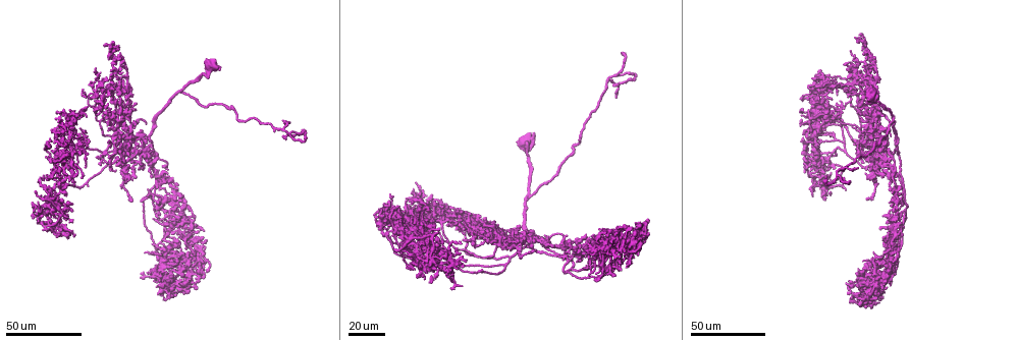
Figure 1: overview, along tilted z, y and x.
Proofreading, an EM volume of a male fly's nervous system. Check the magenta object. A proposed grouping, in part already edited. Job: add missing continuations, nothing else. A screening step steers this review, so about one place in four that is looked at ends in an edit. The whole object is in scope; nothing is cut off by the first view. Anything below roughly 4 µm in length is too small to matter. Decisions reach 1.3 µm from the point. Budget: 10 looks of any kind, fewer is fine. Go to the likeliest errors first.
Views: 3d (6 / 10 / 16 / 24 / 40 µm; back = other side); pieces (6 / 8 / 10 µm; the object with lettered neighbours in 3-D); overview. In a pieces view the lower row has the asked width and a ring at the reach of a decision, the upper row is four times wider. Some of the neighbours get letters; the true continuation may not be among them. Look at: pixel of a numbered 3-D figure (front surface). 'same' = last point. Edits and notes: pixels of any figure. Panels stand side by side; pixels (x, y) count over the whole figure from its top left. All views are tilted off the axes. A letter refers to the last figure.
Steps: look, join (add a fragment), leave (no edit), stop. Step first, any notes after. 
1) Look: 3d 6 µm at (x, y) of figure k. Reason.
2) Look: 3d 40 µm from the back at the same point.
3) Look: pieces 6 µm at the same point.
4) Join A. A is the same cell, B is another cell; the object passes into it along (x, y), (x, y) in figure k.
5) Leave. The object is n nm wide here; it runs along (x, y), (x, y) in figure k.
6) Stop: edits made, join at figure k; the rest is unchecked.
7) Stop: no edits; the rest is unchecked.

Look: 3d 24 µm at (69, 118) of figure 1. Long arm stops here.

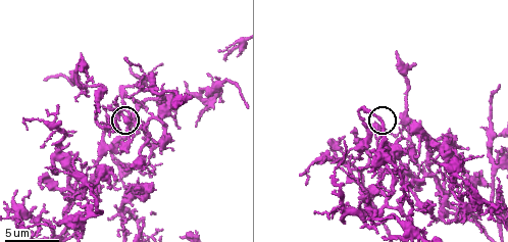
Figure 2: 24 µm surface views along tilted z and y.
Look: 3d 10 µm at (377, 123) of figure 2.

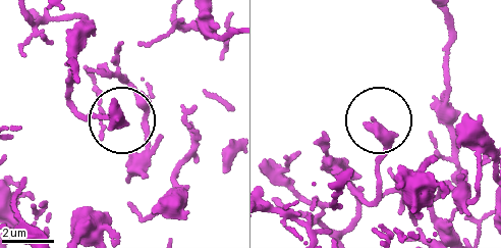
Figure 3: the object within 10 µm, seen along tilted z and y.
Look: pieces 10 µm at (374, 121) of figure 3. See the neighbours.

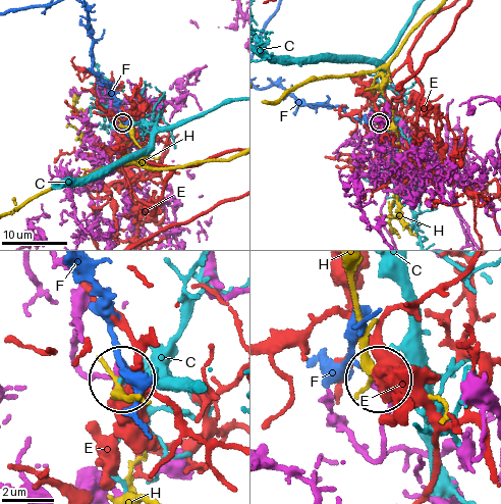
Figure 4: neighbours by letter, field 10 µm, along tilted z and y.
Leave. C, E, F and H are other cells; none of them fits.

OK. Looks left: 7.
Look: 3d 24 µm at (615, 96) of figure 1. Branch stops here.

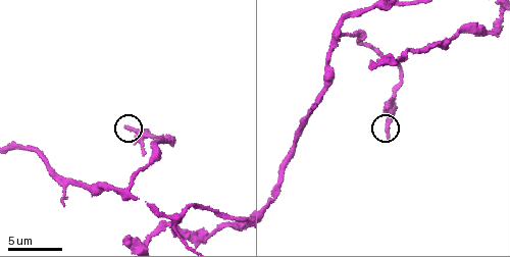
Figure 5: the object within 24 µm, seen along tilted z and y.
Look: pieces 8 µm at (389, 137) of figure 5.

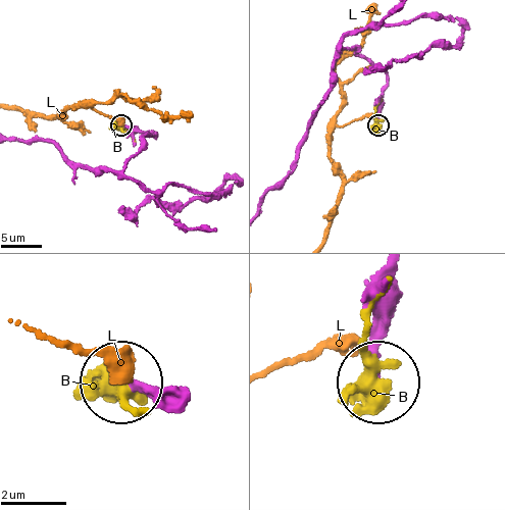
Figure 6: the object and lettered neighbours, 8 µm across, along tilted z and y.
Leave. The object is 230 nm wide here; B and L are other cells; it runs along (398, 270), (380, 383) in figure 6; no lettered fragment goes on from it.

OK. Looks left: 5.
Look: 3d 40 µm at (557, 257) of figure 1. Tapers out.

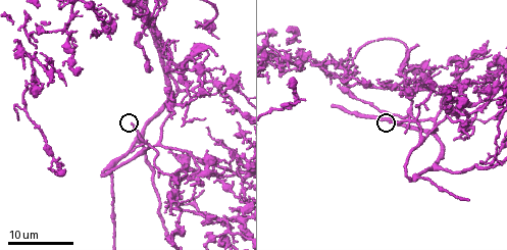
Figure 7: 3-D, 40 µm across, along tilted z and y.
Look: pieces 6 µm at (389, 122) of figure 7.

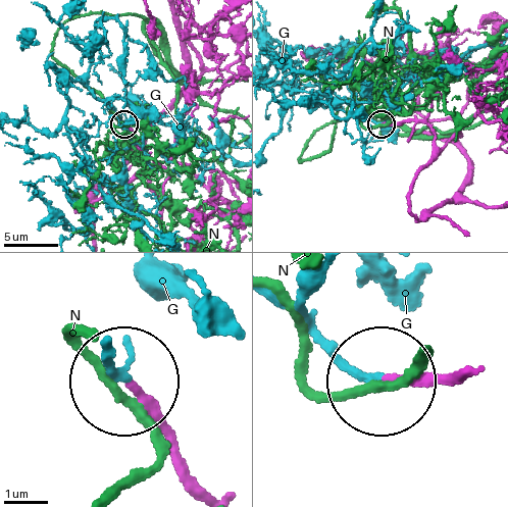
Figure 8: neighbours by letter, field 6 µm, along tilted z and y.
Join G. The object is 180 nm wide here; G is the same cell, N is another cell; the object passes into it along (464, 372), (375, 377), (276, 295) in figure 8; the neuron continues.

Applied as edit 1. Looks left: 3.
Look: 3d 40 µm at (436, 265) of figure 1. Thin end.

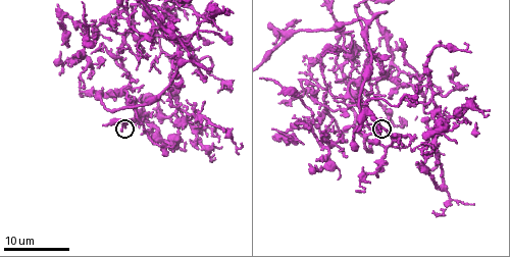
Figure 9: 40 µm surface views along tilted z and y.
Look: pieces 8 µm at (120, 129) of figure 9. See the neighbours.

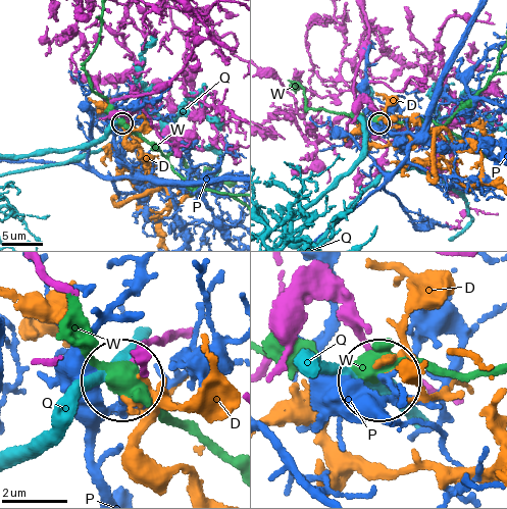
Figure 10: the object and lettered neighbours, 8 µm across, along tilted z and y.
Leave. D, P, Q and W are other cells; none of them fits.

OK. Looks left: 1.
Look: pieces 10 µm at (391, 99) of figure 5.

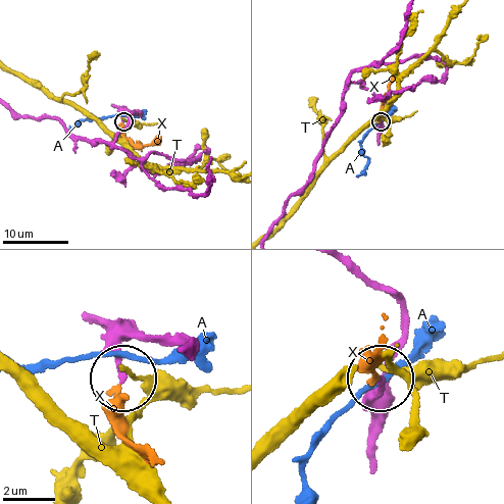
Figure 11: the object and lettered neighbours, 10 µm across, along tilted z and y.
Join X. The object is 190 nm wide here; X is the same cell, A and T are other cells; the neuron continues.

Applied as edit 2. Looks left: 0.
Stop: edits made, join at figure 8, join at figure 11; the rest is unchecked.

